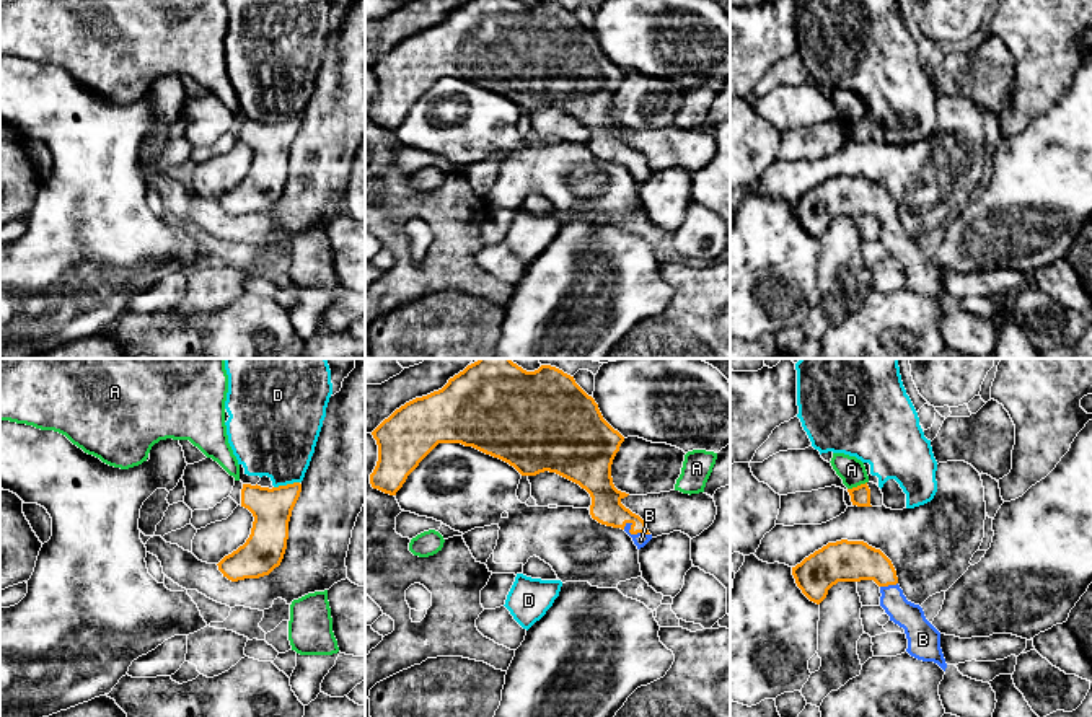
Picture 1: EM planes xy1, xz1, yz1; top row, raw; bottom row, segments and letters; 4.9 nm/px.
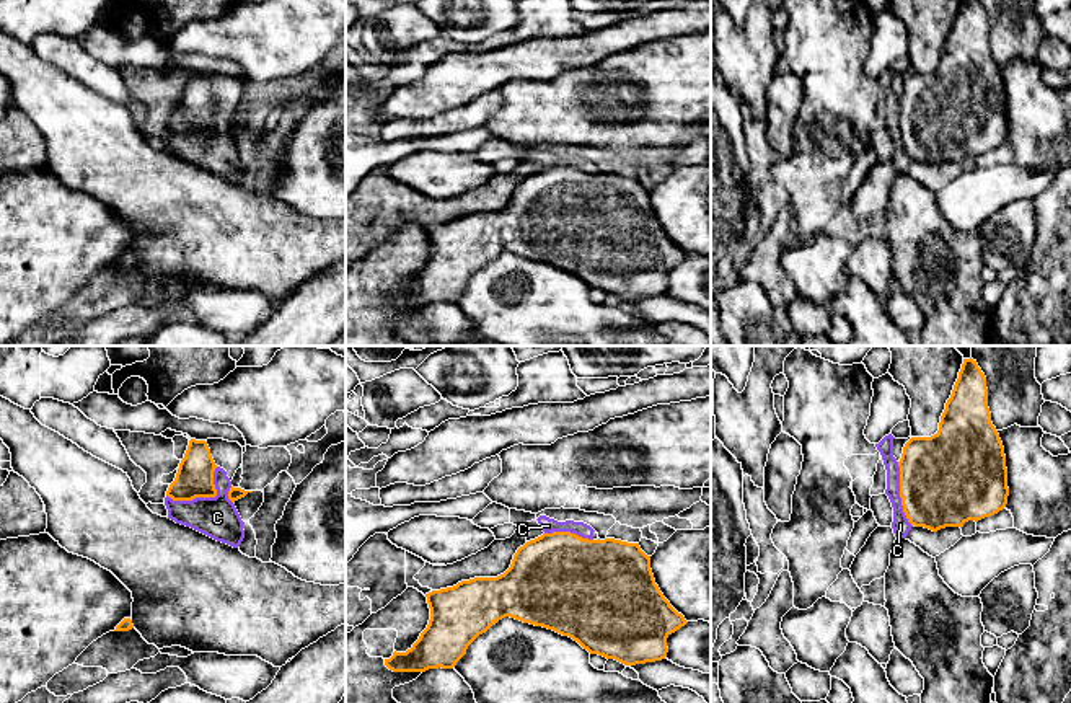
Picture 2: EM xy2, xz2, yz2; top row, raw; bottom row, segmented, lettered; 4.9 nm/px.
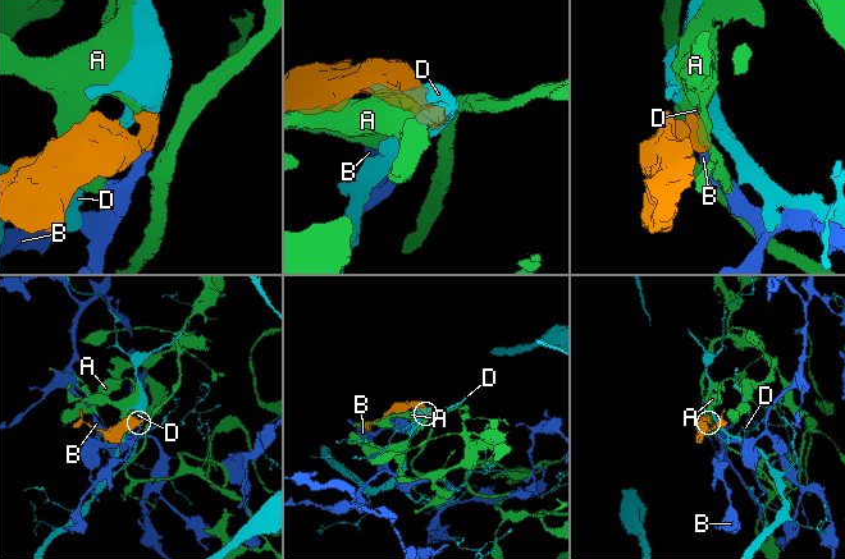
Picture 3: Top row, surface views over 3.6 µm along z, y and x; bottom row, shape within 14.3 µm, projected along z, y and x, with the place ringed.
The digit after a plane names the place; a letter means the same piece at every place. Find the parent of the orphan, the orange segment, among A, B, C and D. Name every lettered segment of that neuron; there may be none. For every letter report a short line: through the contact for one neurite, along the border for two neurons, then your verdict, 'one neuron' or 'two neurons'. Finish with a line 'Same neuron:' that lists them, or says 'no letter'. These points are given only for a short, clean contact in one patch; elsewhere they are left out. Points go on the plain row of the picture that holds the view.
A: line yz1 (866, 116), (848, 124); two neurons
B: line xz1 (607, 144), (621, 152), (633, 168), (641, 175); one neuron
C: two neurons
D: line xy1 (299, 116), (274, 123); two neurons
Same neuron: B

